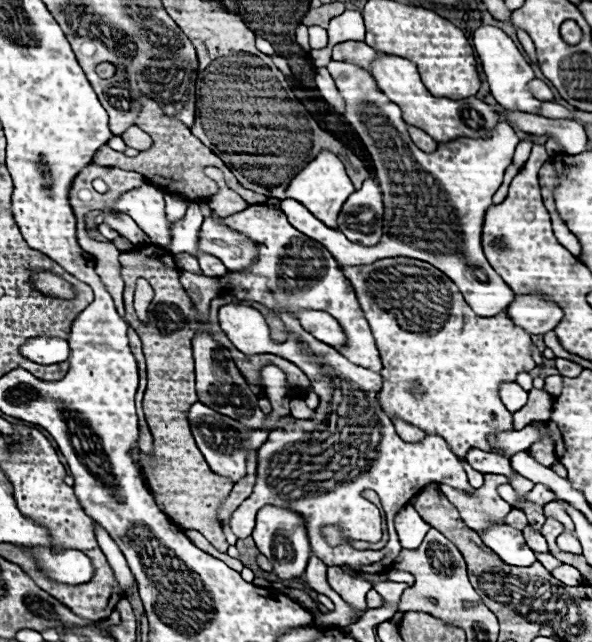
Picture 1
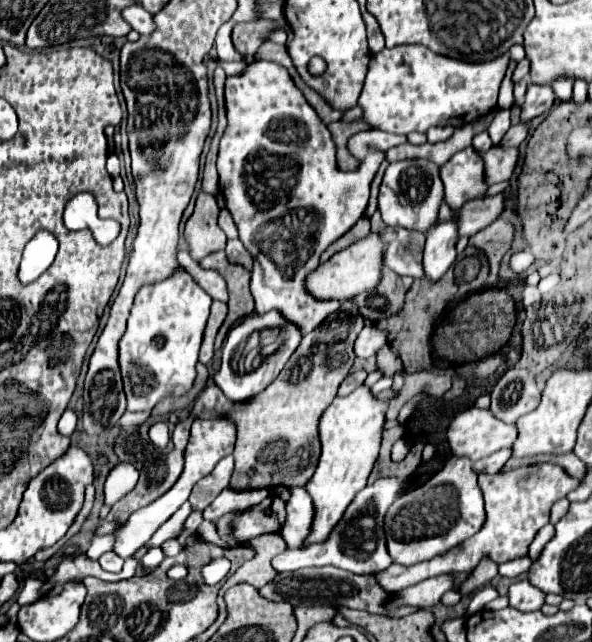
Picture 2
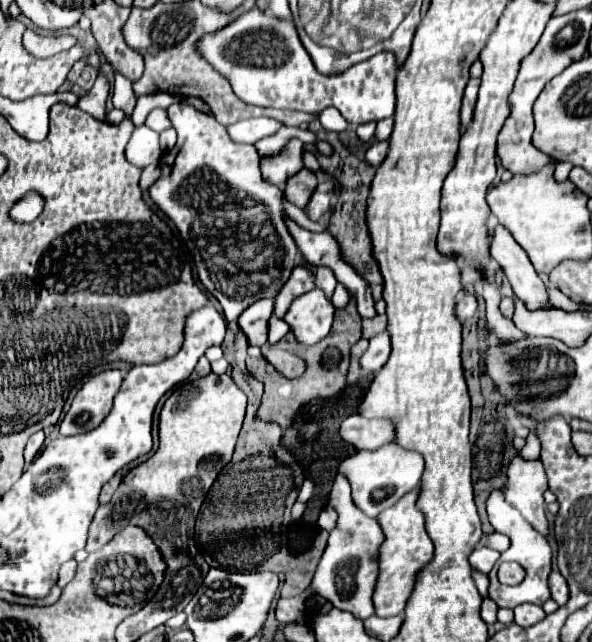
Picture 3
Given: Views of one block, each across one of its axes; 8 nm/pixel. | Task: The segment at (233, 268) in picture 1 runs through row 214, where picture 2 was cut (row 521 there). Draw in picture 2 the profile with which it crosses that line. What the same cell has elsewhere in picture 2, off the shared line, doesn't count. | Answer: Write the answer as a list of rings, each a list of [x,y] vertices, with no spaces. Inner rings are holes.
[[[226,488],[218,494],[218,498],[204,510],[204,518],[208,522],[216,522],[228,512],[244,512],[252,508],[254,504],[262,502],[270,494],[268,488],[256,488],[256,490],[234,490]]]

